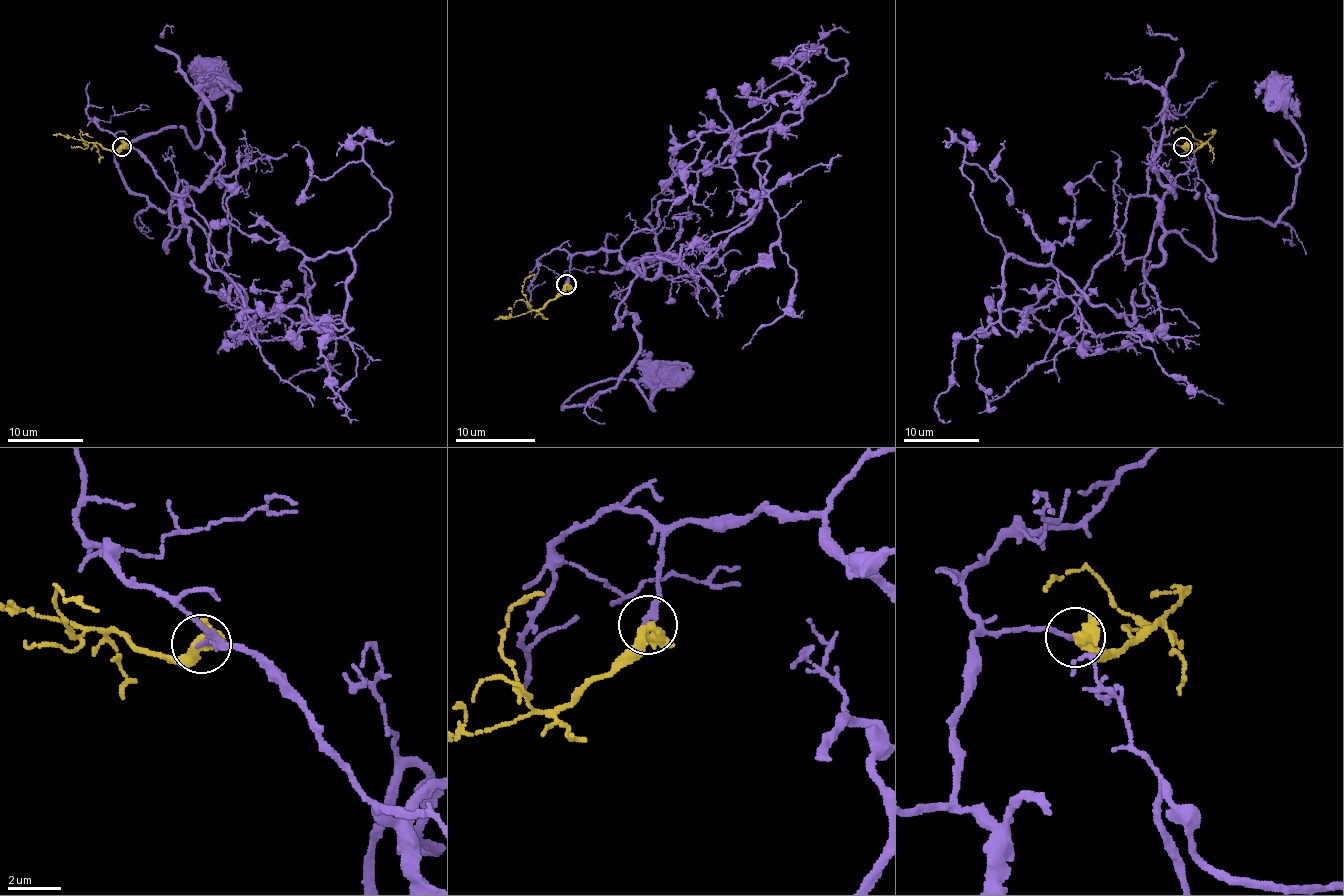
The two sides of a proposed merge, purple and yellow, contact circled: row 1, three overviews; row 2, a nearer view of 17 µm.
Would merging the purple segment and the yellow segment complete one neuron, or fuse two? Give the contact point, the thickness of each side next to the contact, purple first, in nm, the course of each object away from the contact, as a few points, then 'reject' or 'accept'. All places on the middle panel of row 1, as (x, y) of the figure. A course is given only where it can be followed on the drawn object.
place (566, 284); calibres 200 and 550 nm; course purple (567, 282), (617, 251), (613, 326), (633, 314), (640, 342), (561, 408), (614, 378), (652, 411), (661, 372); course yellow (567, 284), (541, 308), (533, 310), (523, 281), (535, 273); accept

